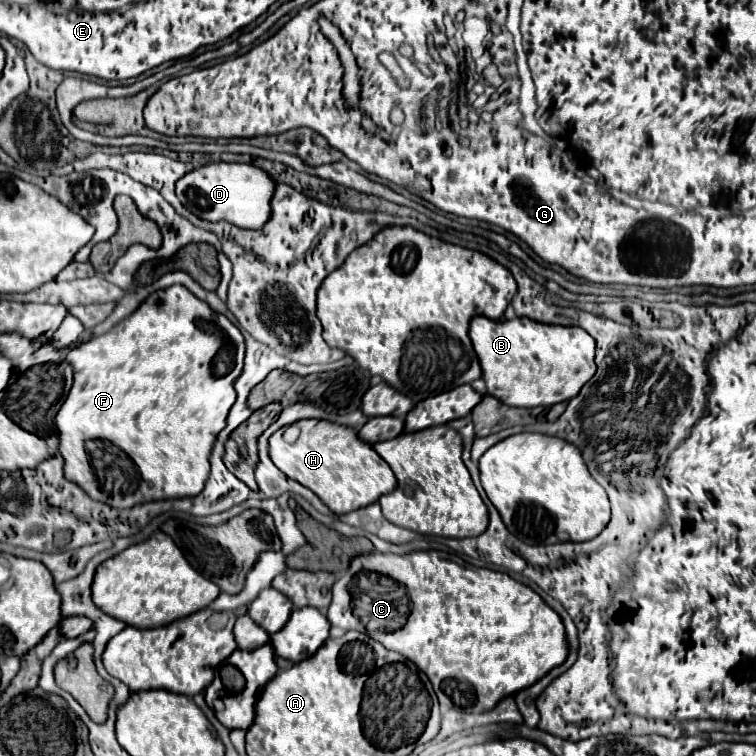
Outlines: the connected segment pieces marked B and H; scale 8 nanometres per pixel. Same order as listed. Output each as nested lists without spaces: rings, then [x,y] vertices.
[[[476,315],[470,321],[470,339],[480,359],[488,395],[512,407],[538,407],[568,401],[596,371],[596,343],[582,327],[546,325],[526,317],[492,321]]]
[[[302,419],[296,425],[300,427],[300,437],[294,443],[284,441],[284,427],[270,437],[270,459],[290,479],[312,489],[334,513],[366,507],[394,489],[396,477],[392,469],[374,453],[370,443],[358,437],[354,427],[322,419]]]

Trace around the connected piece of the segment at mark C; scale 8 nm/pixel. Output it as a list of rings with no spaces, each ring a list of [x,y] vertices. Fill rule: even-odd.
[[[370,551],[370,553],[360,553],[350,561],[350,567],[342,573],[340,579],[336,579],[334,587],[332,587],[332,603],[328,607],[328,621],[336,627],[342,627],[344,631],[362,631],[370,637],[374,637],[374,641],[382,643],[386,649],[396,651],[400,655],[404,655],[408,661],[412,661],[422,673],[426,673],[426,677],[430,679],[434,693],[440,701],[440,705],[456,709],[456,711],[464,711],[464,713],[484,713],[490,711],[502,697],[506,695],[514,695],[520,689],[526,689],[530,685],[534,685],[540,677],[544,677],[552,667],[564,663],[566,655],[568,655],[568,645],[566,645],[566,633],[564,633],[564,625],[560,615],[550,609],[542,597],[538,593],[534,593],[530,587],[522,585],[520,581],[512,579],[506,573],[496,573],[490,569],[480,569],[474,567],[466,561],[462,561],[460,557],[448,553],[448,559],[440,557],[438,551],[412,551],[406,555],[394,555],[394,553],[380,553],[380,551]]]

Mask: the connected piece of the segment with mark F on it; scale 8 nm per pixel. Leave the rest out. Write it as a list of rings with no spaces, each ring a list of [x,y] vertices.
[[[174,285],[168,289],[154,291],[146,301],[140,303],[140,307],[126,317],[122,323],[114,325],[108,333],[100,337],[92,337],[86,343],[74,345],[74,349],[68,351],[70,365],[74,367],[74,385],[60,407],[56,415],[56,425],[58,425],[58,437],[60,437],[60,453],[66,461],[64,465],[64,475],[66,479],[78,483],[92,499],[108,503],[110,507],[132,507],[144,501],[156,501],[156,499],[174,499],[174,497],[190,497],[198,495],[204,489],[204,483],[210,473],[210,451],[212,443],[216,441],[216,435],[226,427],[226,417],[236,401],[236,391],[234,391],[234,381],[242,373],[242,361],[244,361],[244,337],[240,329],[222,313],[216,313],[210,309],[210,305],[202,299],[198,299],[192,291],[188,291],[182,285]]]

